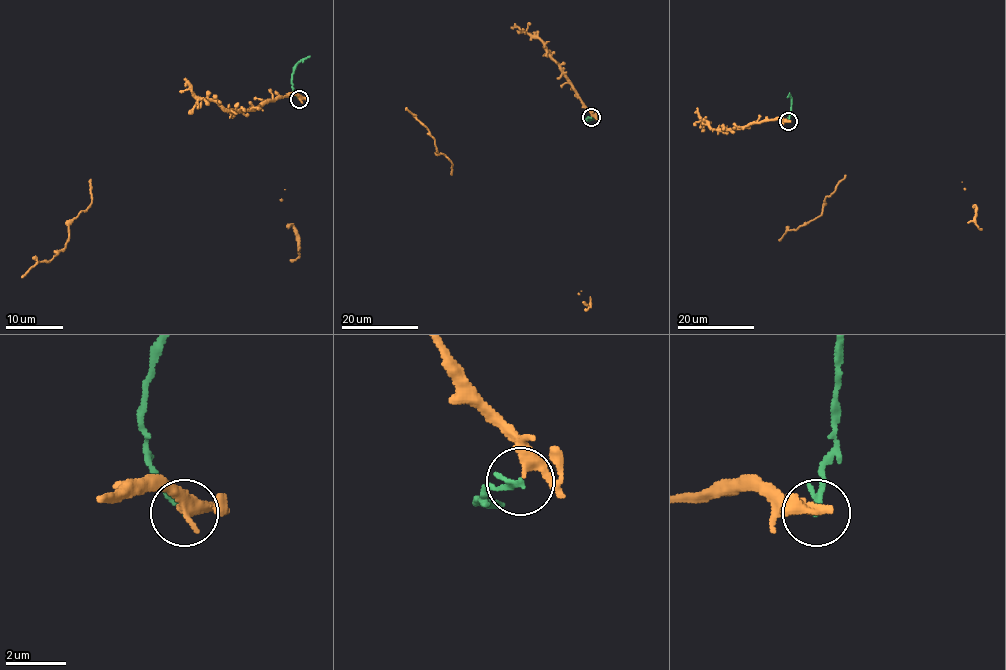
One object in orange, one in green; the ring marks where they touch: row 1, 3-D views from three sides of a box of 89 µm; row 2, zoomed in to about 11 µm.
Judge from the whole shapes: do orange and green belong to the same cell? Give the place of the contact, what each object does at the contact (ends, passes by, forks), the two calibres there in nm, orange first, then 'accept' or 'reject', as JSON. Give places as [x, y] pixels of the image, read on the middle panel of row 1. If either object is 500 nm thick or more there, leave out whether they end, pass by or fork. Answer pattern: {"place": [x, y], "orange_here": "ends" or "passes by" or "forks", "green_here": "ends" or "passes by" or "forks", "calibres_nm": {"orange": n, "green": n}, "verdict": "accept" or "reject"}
{"place": [591, 117], "orange_here": "passes by", "green_here": "ends", "calibres_nm": {"orange": 320, "green": 200}, "verdict": "reject"}

